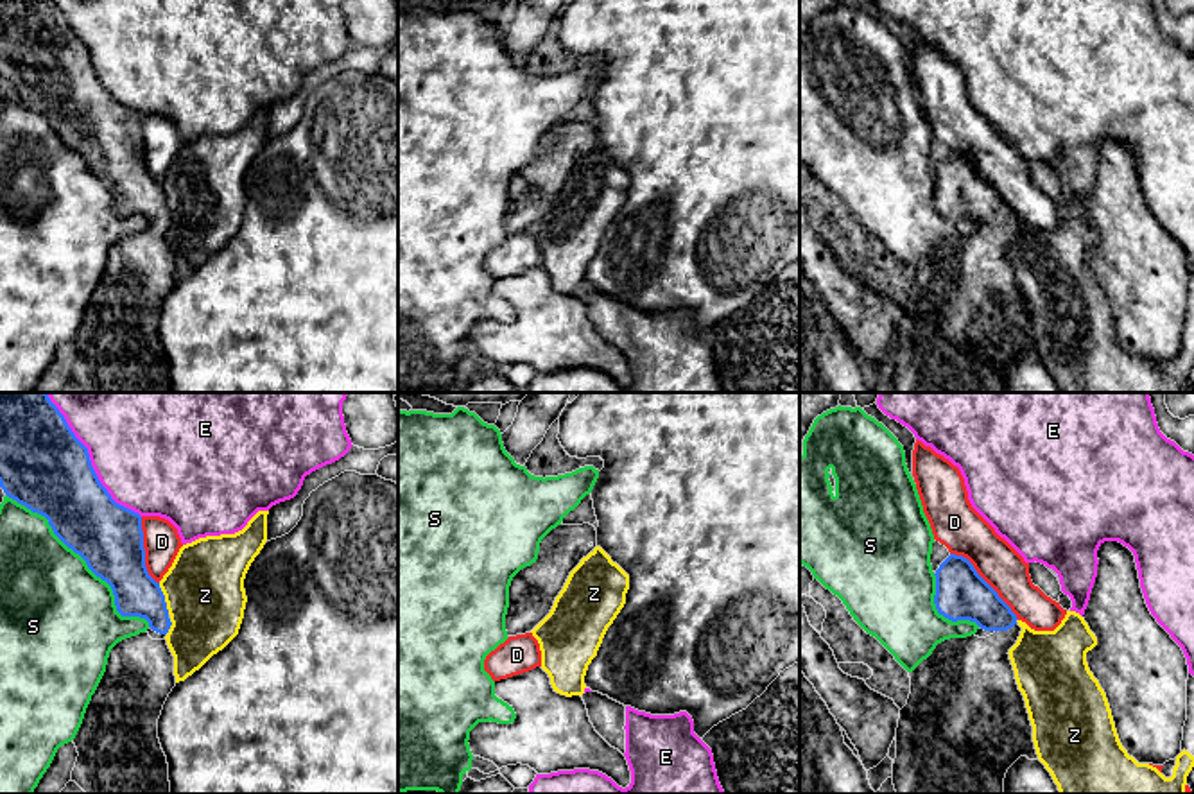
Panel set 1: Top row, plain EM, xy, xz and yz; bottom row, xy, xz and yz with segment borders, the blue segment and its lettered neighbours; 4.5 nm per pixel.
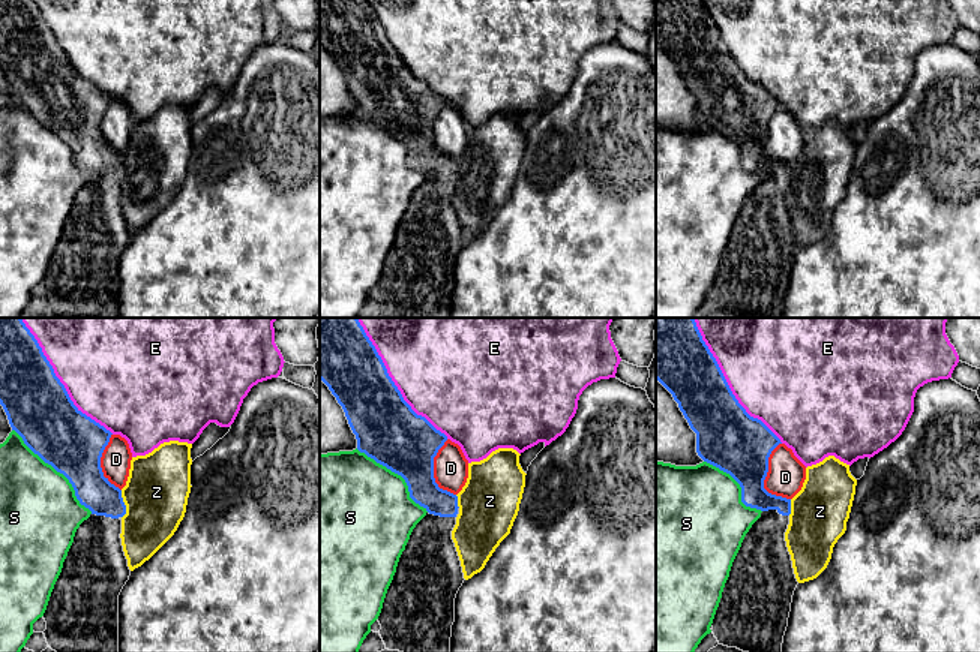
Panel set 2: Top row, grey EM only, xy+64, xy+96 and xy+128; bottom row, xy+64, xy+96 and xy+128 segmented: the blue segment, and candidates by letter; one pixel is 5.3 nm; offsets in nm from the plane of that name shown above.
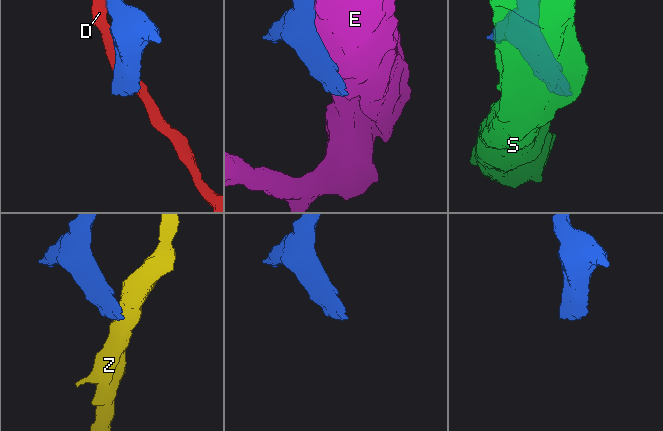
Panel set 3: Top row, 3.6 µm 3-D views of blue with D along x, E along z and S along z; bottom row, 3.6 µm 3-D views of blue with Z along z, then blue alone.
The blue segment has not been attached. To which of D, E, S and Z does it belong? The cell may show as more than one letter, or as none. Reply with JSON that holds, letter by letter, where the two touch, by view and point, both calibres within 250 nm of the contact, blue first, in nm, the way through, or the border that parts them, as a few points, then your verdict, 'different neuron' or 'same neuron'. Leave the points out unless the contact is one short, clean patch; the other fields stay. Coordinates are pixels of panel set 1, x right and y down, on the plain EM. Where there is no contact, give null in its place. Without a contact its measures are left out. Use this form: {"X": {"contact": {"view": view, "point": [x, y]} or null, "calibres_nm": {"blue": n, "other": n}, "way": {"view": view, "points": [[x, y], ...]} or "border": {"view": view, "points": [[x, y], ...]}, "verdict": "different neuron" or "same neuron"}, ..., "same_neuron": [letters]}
{"D": {"contact": {"view": "yz", "point": [985, 180]}, "calibres_nm": {"blue": 240, "other": 220}, "verdict": "different neuron"}, "E": {"contact": {"view": "xy", "point": [90, 63]}, "calibres_nm": {"blue": 400, "other": 460}, "verdict": "different neuron"}, "S": {"contact": {"view": "xy", "point": [85, 158]}, "calibres_nm": {"blue": 300, "other": 460}, "verdict": "different neuron"}, "Z": {"contact": {"view": "xy", "point": [164, 198]}, "calibres_nm": {"blue": 220, "other": 360}, "border": {"view": "xy", "points": [[158, 181], [169, 212]]}, "verdict": "different neuron"}, "same_neuron": []}

